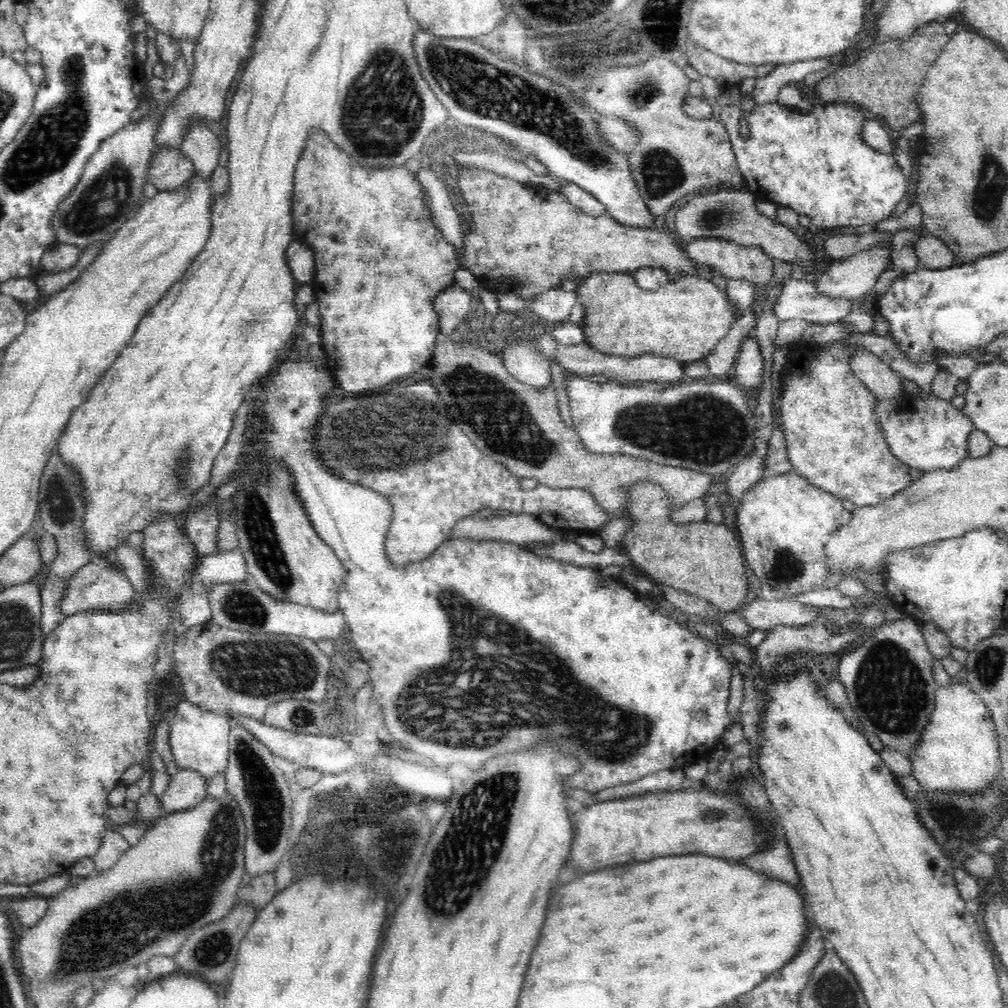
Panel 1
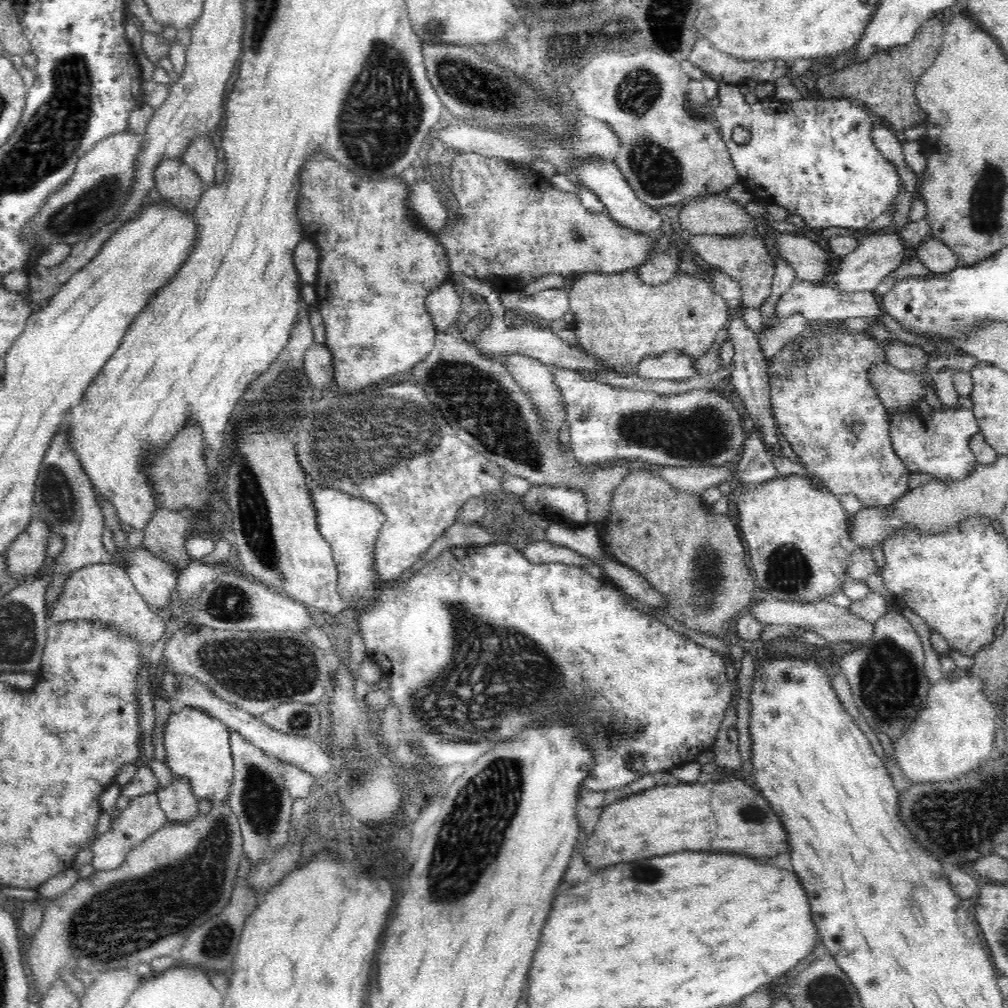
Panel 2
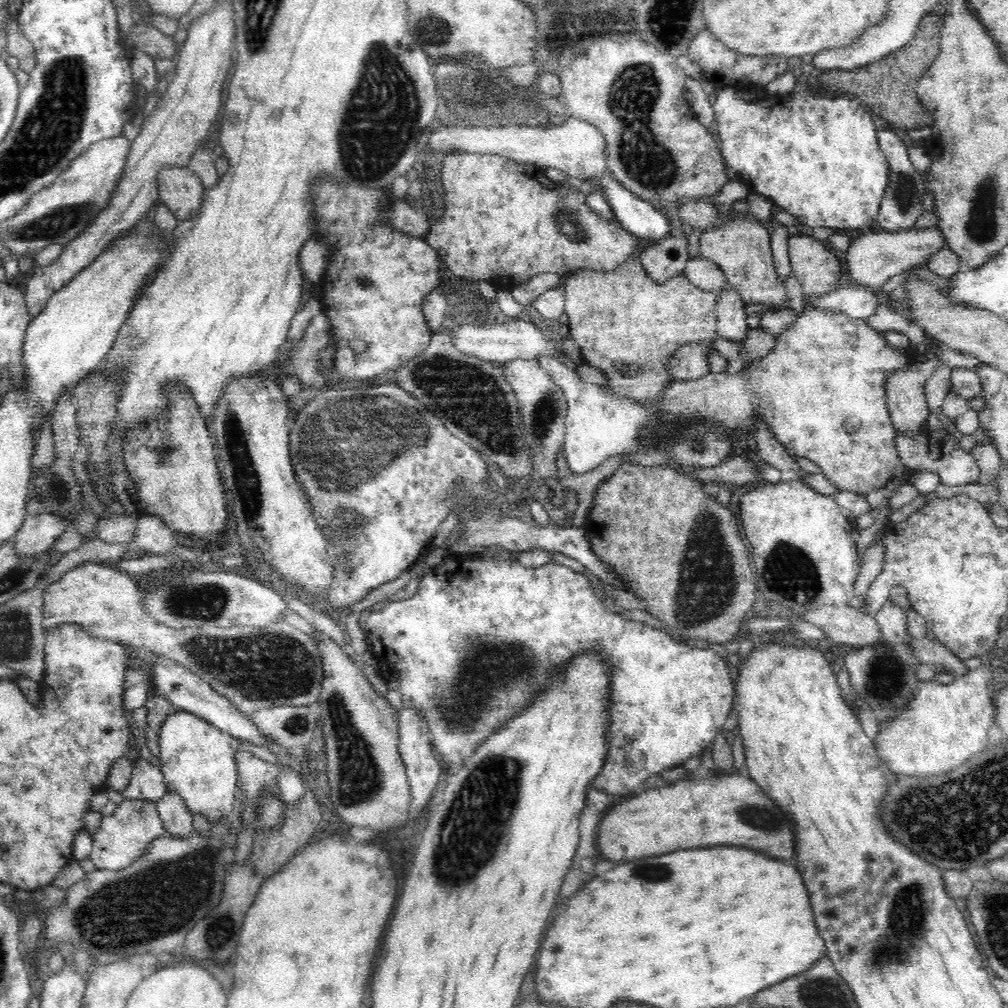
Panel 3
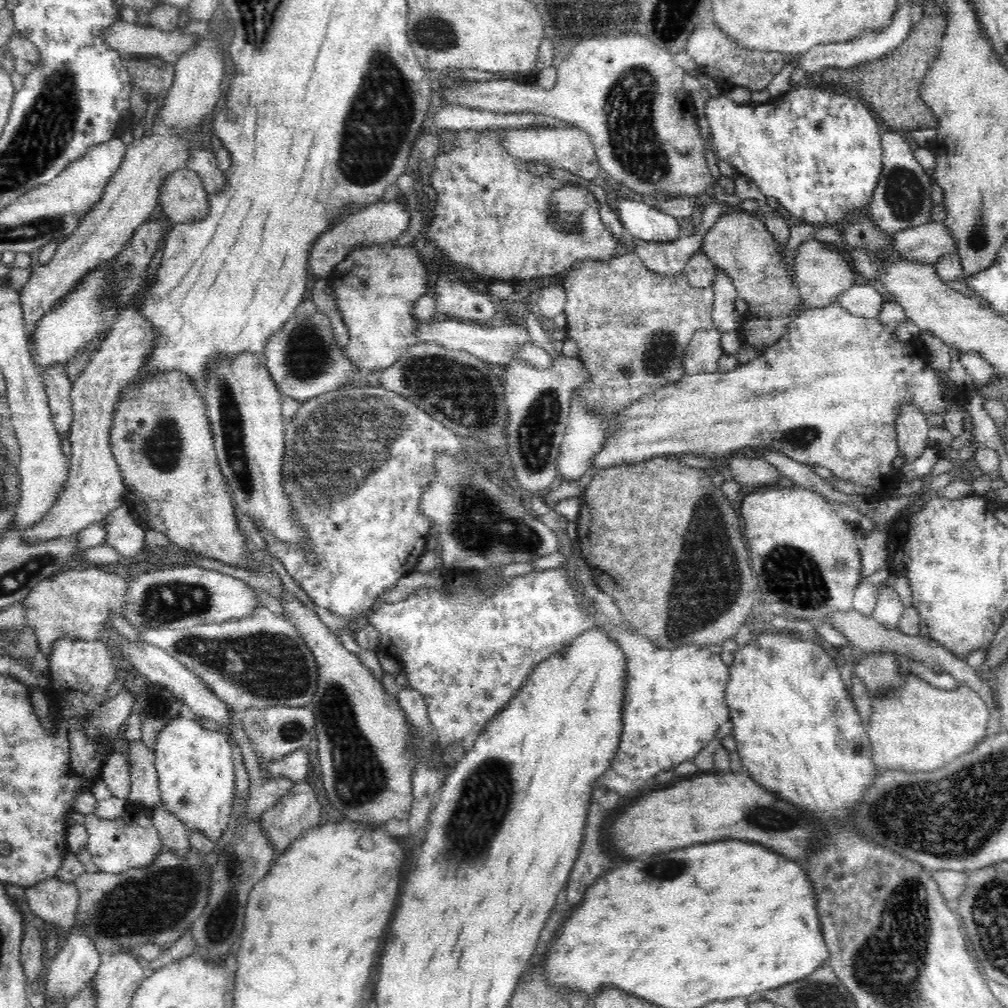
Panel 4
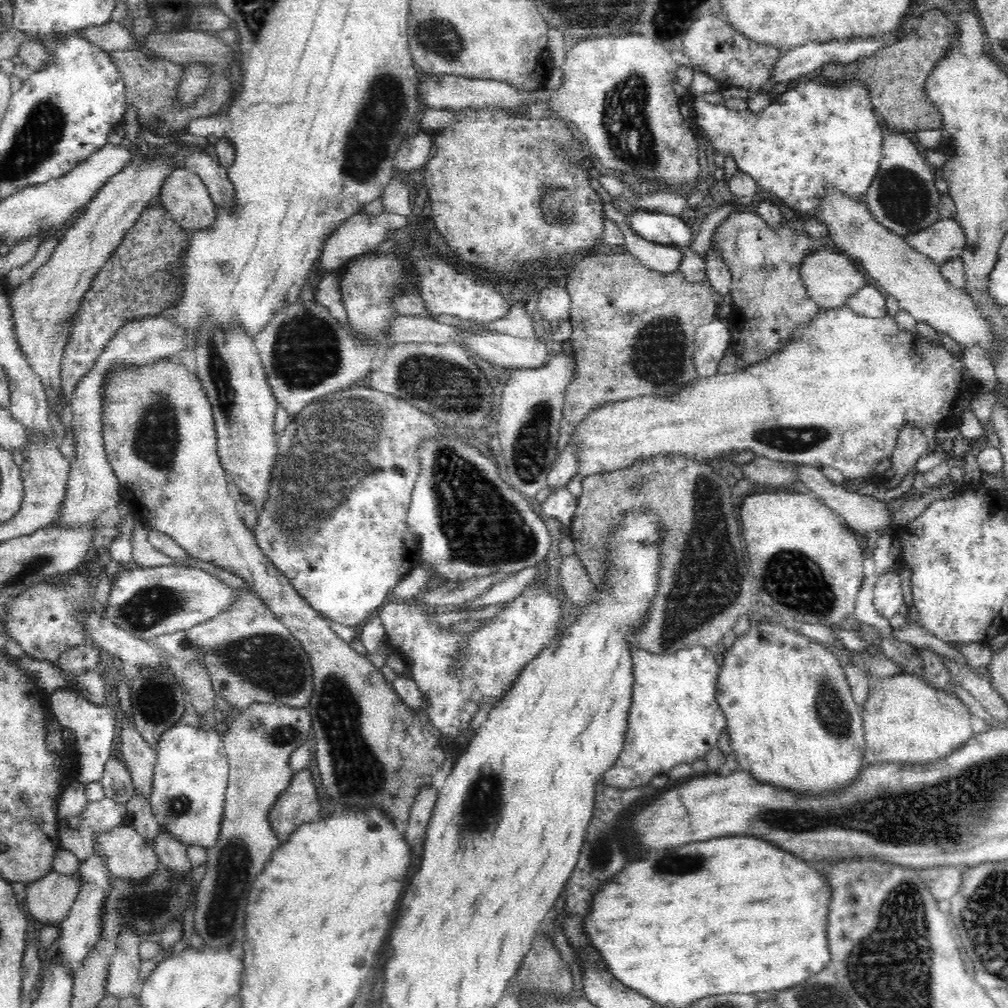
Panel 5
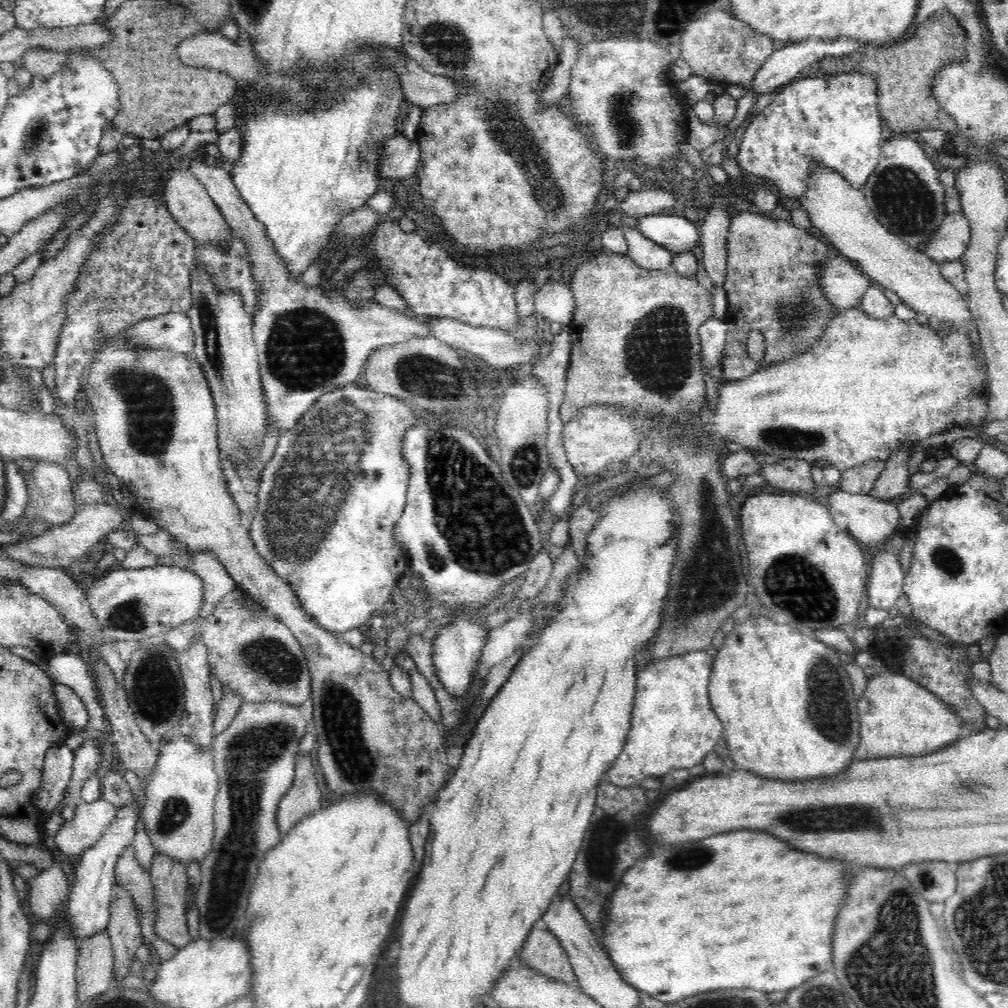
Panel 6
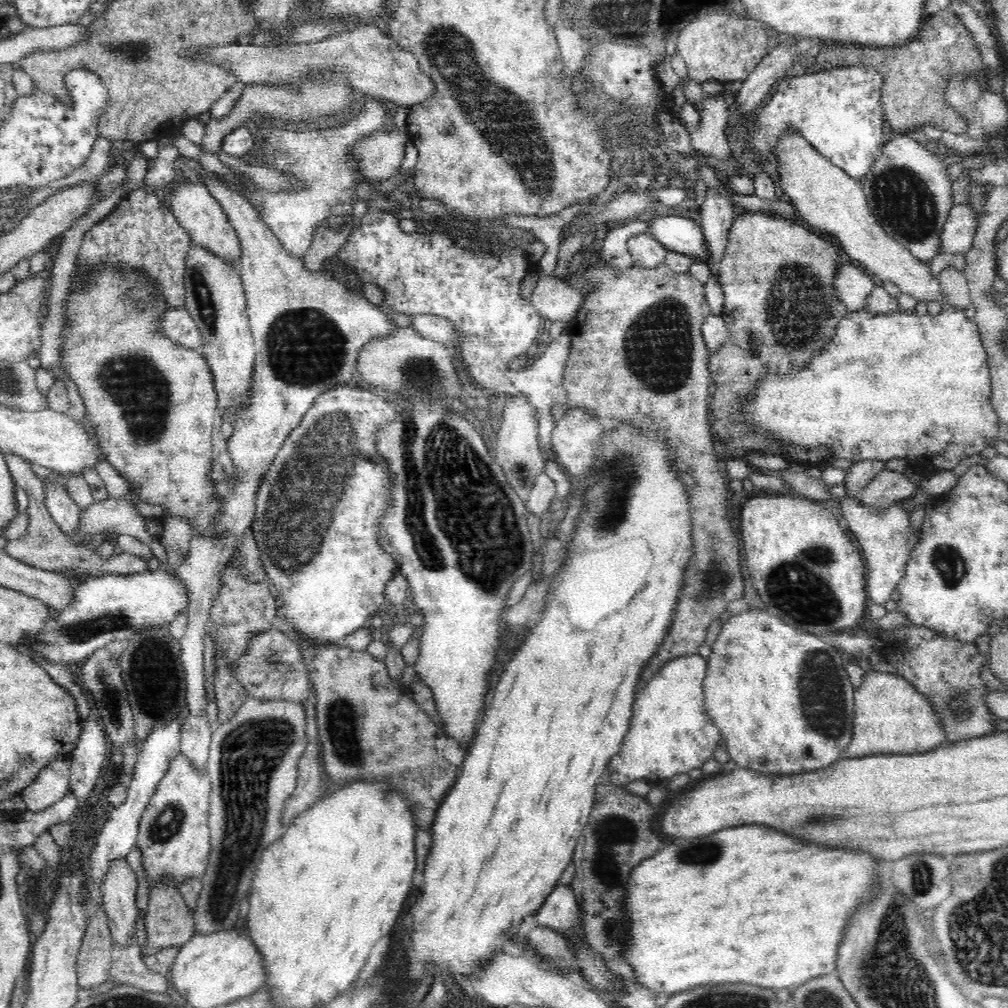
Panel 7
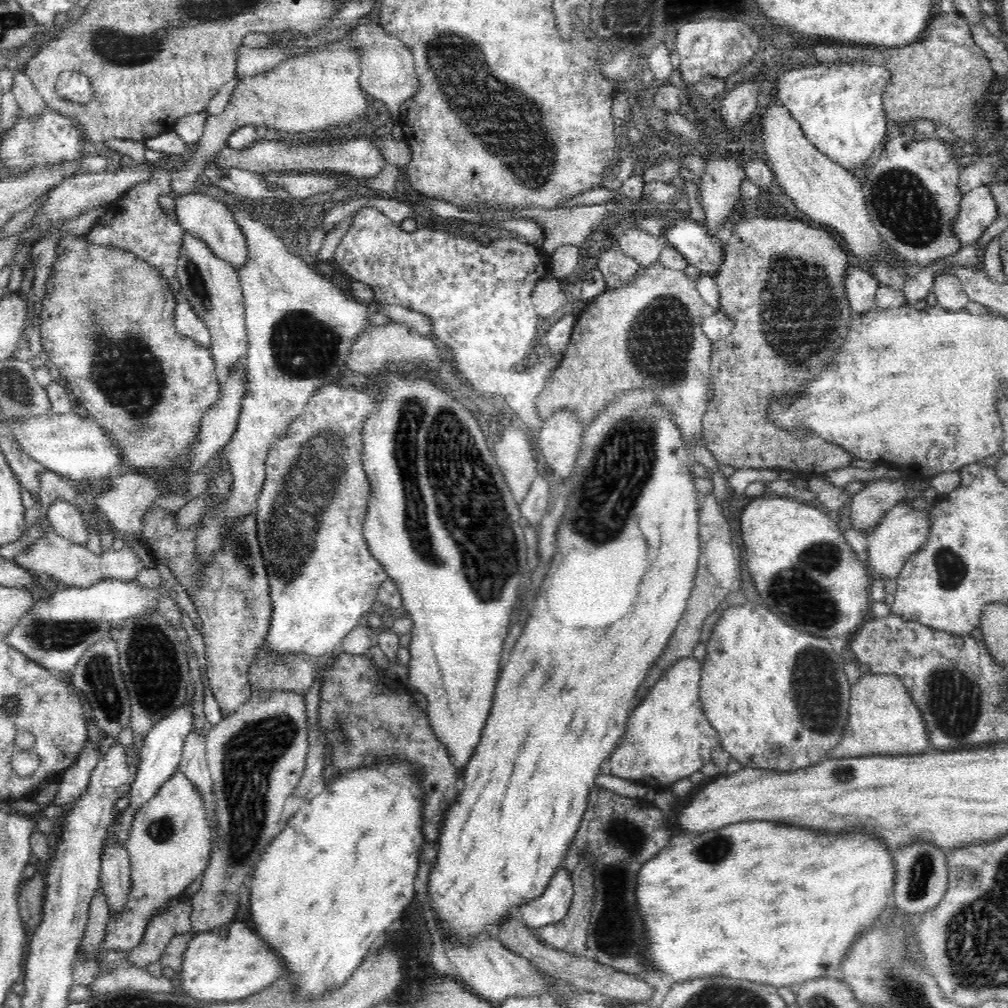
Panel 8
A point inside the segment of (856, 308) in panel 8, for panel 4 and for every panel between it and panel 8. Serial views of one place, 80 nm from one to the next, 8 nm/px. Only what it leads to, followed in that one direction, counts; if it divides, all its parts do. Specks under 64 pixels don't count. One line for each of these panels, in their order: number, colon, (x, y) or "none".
4: (821, 276)
5: (830, 278)
6: (842, 282)
7: (852, 285)

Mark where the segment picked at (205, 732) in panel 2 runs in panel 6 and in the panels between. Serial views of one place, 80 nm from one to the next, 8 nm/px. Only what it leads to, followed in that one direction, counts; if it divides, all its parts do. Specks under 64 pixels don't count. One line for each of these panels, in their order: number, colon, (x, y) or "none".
3: (198, 762)
4: (197, 775)
5: (192, 771)
6: (179, 807)

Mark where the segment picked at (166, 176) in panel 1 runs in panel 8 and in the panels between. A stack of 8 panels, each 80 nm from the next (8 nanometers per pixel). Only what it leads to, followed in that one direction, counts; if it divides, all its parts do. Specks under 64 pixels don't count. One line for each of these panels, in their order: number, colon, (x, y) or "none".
2: (177, 182)
3: (181, 190)
4: (184, 199)
5: (185, 197)
6: (187, 200)
7: (196, 211)
8: (209, 219)

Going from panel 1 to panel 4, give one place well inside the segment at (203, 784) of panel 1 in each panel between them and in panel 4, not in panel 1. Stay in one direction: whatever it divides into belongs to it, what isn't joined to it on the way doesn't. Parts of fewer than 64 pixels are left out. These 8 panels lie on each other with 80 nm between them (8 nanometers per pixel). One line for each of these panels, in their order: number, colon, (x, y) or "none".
2: (178, 801)
3: (177, 817)
4: (174, 833)

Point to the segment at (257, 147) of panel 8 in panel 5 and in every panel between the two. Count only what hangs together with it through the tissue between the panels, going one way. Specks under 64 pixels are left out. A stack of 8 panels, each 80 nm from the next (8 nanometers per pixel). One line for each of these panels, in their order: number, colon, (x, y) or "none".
5: (415, 153)
6: (402, 156)
7: (382, 154)

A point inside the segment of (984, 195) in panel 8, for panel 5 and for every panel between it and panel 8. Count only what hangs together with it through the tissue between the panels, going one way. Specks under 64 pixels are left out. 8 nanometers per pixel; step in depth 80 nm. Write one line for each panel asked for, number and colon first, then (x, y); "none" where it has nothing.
5: (943, 240)
6: (951, 240)
7: (957, 236)

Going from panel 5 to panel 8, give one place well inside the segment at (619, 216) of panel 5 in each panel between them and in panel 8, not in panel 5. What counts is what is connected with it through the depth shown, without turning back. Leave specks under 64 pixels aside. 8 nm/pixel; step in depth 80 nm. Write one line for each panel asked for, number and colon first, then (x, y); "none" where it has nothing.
6: (646, 253)
7: (647, 252)
8: (645, 248)

